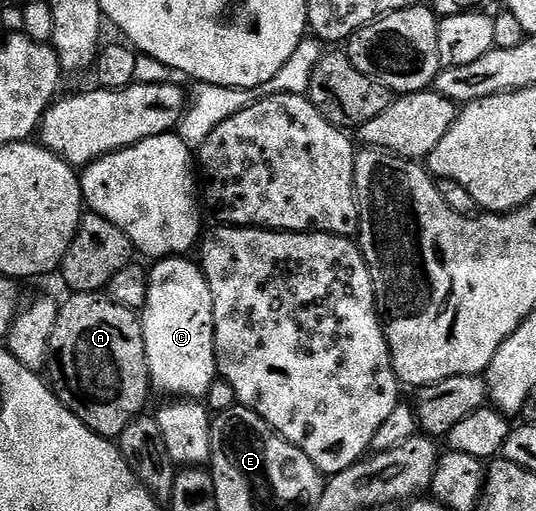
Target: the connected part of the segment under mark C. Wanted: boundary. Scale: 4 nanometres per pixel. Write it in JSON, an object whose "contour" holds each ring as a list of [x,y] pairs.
{"contour":[[[184,255],[166,257],[155,262],[148,274],[148,294],[144,300],[144,307],[139,314],[140,326],[142,327],[142,339],[146,347],[146,363],[148,364],[148,375],[153,390],[165,393],[168,399],[204,399],[210,391],[210,387],[218,378],[216,372],[216,344],[214,343],[214,303],[210,299],[210,287],[204,278],[204,271],[195,260],[187,261],[189,258]]]}

